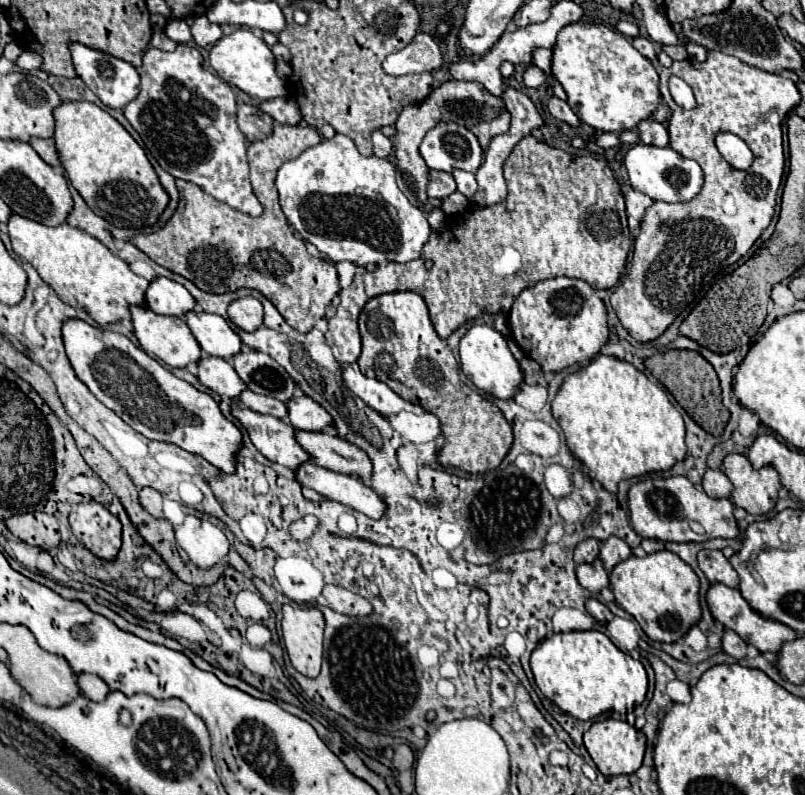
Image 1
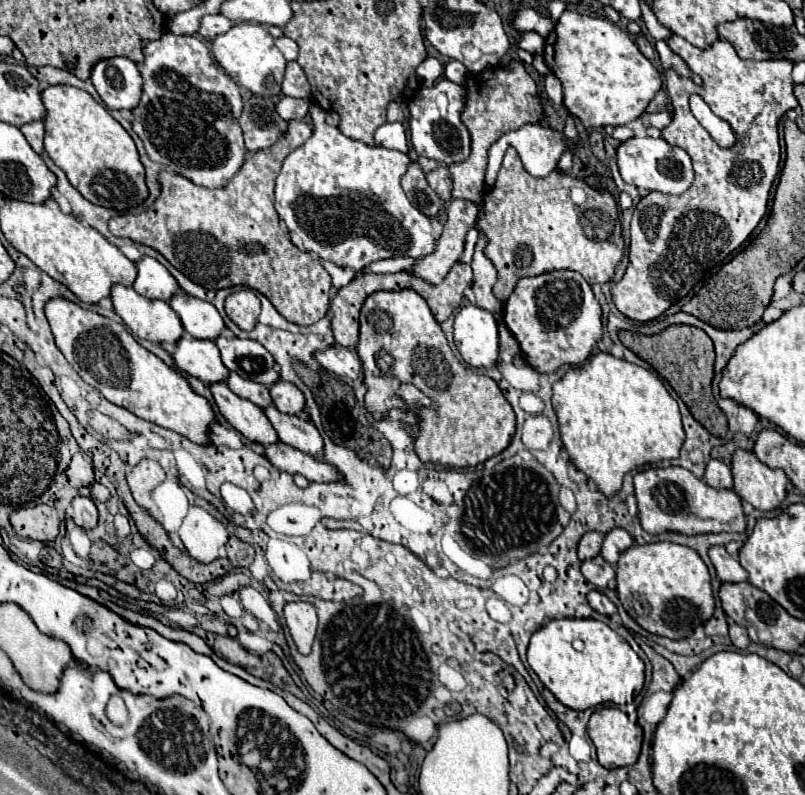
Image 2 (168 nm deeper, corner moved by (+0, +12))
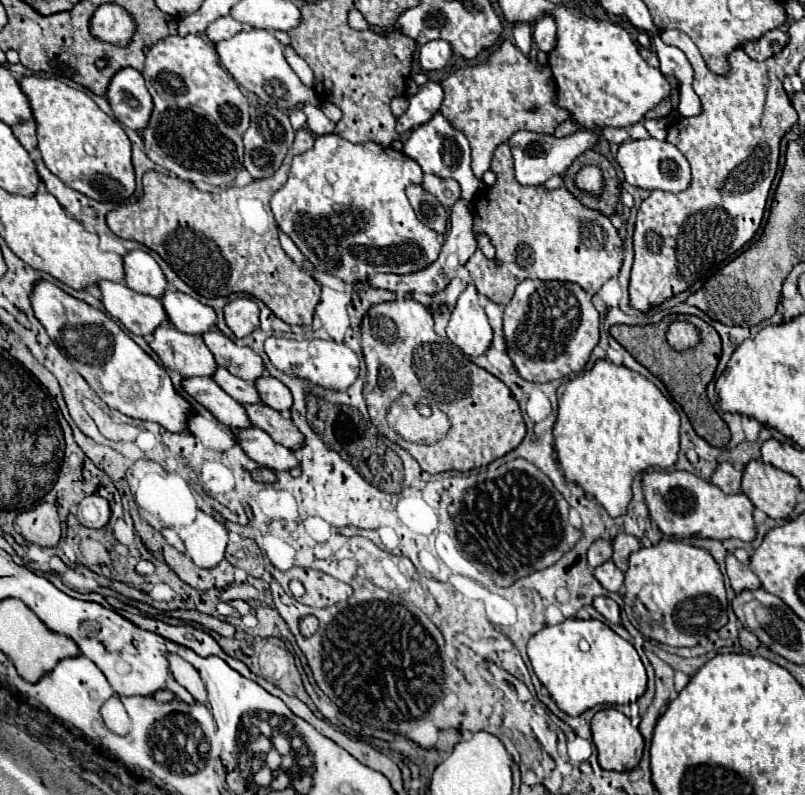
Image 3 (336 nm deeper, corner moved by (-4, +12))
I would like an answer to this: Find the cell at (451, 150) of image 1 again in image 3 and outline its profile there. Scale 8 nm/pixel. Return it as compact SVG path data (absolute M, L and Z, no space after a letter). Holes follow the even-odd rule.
M440 111L434 113L430 121L422 123L420 127L412 131L412 135L404 141L404 153L412 157L422 167L424 173L434 173L442 179L446 177L456 179L462 187L462 199L466 201L472 201L478 195L478 191L484 187L482 181L476 179L470 169L470 145L468 145L466 135L458 131Z

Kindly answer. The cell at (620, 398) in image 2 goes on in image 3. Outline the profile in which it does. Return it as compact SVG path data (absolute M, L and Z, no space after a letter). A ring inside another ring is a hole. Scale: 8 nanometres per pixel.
M598 359L590 371L562 385L558 397L558 417L554 425L554 449L566 479L574 479L588 495L592 495L612 517L624 515L632 499L632 479L648 467L672 467L680 451L680 415L672 401L644 375Z

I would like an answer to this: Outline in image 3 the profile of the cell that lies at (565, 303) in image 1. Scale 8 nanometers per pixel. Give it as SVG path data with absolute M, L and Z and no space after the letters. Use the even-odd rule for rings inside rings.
M526 279L516 287L512 301L504 309L504 337L508 355L518 373L532 383L546 383L584 369L592 349L600 339L600 315L592 305L592 295L576 283Z

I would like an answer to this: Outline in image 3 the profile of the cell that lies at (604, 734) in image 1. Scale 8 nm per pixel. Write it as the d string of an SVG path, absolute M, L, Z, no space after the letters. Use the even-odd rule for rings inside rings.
M598 711L590 723L592 737L598 749L598 763L608 771L630 771L634 769L644 751L644 737L630 719L616 711Z

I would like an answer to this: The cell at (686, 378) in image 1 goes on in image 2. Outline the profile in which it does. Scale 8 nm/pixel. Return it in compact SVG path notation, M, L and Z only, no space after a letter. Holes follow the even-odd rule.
M670 325L656 335L640 335L632 331L618 331L622 345L626 345L640 359L650 363L678 393L686 403L692 417L708 429L714 437L724 437L728 433L726 417L712 397L712 377L714 377L714 345L712 339L698 327L692 325Z

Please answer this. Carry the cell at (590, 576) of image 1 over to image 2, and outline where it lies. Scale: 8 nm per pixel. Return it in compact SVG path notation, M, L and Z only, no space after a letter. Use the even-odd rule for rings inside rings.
M600 555L594 559L588 559L582 563L582 575L596 585L598 589L606 589L610 585L610 581L616 577L614 567L610 563L606 563Z

